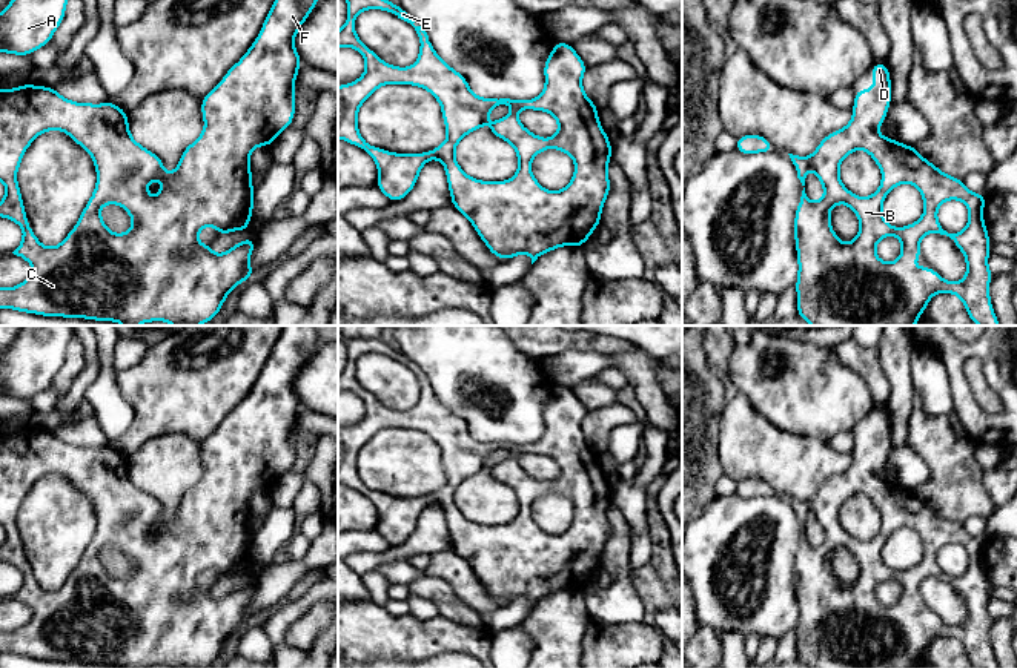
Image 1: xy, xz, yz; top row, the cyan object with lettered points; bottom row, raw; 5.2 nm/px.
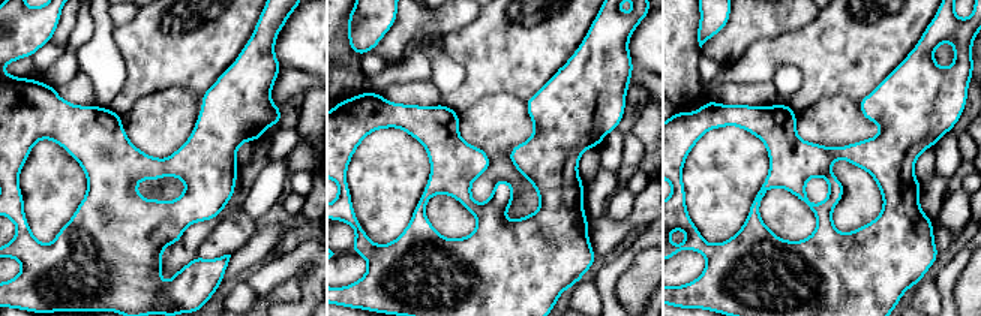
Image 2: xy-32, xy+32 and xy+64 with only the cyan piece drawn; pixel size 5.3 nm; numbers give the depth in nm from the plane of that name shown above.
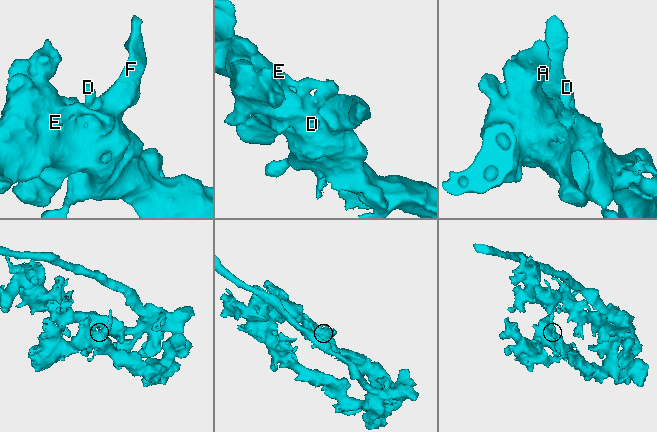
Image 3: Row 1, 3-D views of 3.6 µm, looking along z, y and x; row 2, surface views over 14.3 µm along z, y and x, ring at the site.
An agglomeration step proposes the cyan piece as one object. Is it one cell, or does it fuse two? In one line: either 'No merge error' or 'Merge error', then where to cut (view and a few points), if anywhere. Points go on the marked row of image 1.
No merge error. No split

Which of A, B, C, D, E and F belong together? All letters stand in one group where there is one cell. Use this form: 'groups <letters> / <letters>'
groups A B C D E F

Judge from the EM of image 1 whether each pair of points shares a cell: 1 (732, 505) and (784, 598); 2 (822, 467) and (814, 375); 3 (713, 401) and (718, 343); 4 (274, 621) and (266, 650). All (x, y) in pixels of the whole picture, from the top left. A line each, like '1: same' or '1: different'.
1: same
2: different
3: different
4: different

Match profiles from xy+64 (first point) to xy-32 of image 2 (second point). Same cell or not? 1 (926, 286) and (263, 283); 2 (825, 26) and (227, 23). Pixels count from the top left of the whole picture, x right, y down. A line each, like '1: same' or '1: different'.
1: different
2: same

